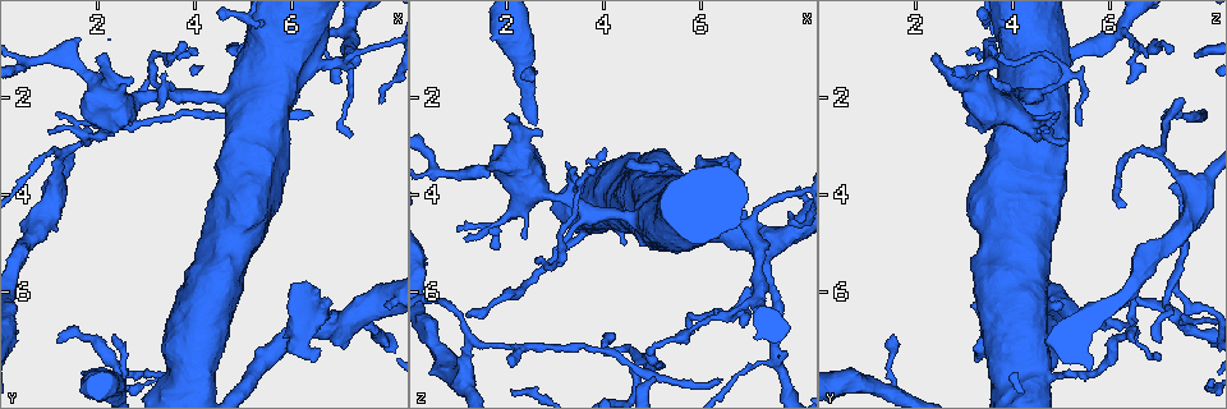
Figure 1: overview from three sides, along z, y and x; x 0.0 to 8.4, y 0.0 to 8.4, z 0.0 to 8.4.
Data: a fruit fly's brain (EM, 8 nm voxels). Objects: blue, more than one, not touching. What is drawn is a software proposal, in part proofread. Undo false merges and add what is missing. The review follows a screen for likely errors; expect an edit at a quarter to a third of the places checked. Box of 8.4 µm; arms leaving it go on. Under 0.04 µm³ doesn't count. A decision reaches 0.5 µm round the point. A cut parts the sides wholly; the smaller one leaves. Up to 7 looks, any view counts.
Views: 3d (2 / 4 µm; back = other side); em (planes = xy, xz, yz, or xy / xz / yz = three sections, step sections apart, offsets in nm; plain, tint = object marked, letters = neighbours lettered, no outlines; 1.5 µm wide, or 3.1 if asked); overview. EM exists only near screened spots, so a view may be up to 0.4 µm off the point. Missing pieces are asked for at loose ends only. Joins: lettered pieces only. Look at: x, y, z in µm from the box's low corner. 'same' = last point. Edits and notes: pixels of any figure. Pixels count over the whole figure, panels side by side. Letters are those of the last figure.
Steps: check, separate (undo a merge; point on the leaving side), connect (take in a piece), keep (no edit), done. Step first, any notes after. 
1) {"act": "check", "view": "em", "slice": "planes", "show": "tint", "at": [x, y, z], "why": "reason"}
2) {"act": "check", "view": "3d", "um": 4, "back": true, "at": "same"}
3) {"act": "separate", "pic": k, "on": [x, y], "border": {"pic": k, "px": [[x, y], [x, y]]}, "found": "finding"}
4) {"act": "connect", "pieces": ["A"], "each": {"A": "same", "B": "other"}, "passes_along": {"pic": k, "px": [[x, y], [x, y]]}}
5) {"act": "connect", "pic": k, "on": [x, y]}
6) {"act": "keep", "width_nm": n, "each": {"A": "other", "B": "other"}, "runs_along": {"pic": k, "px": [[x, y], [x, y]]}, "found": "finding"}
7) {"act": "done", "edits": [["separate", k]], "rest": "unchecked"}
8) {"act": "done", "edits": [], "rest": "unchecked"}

{"act": "check", "view": "em", "slice": "xy", "step": 4, "show": "letters", "at": [4.05, 1.05, 3.00], "why": "an open end"}

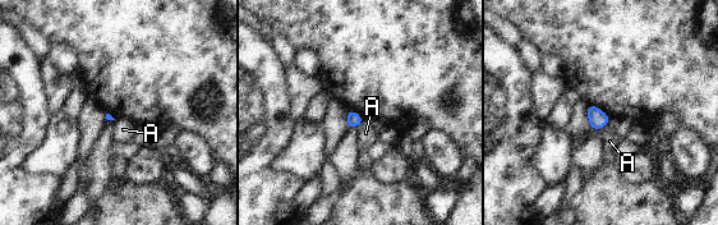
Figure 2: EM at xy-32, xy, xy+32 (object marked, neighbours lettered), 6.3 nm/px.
{"act": "check", "view": "em", "slice": "planes", "show": "letters", "at": "same"}

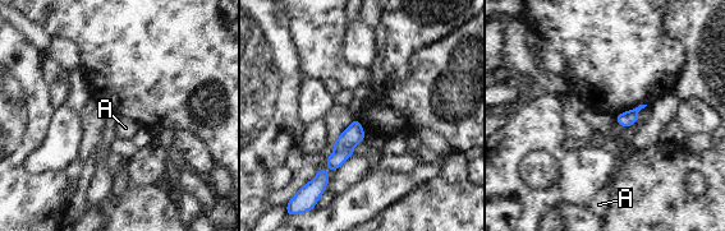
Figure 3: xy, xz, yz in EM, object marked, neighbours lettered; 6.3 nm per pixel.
{"act": "keep", "each": {"A": "other"}, "border": {"pic": 3, "px": [[616, 123], [629, 128]]}, "found": "none of them fits"}

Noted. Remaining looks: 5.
{"act": "check", "view": "3d", "um": 4, "at": [6.45, 2.40, 7.85], "why": "long arm stops here"}

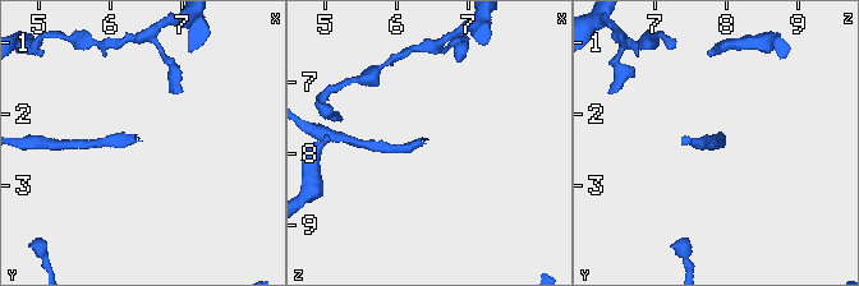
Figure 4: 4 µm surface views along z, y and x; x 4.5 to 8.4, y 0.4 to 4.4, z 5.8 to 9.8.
{"act": "check", "view": "em", "slice": "planes", "show": "tint", "at": [6.35, 2.35, 7.80], "why": "need the tissue"}

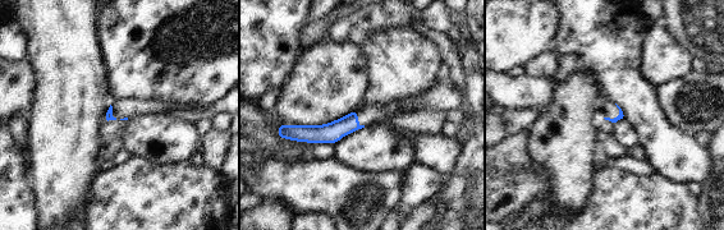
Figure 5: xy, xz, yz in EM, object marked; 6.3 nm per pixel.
{"act": "check", "view": "em", "slice": "planes", "show": "letters", "at": "same"}

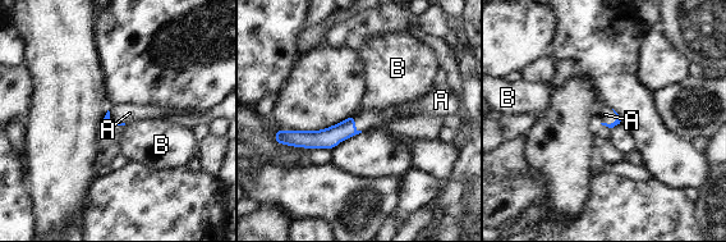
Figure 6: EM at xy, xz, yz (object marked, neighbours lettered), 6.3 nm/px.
{"act": "connect", "pic": 6, "on": [605, 114], "longest_contact_nm": ["A", 130], "each": {"A": "same", "B": "other"}, "passes_along": {"pic": 6, "px": [[617, 120], [614, 122], [605, 114]]}, "found": "it goes on there"}

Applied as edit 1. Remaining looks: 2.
{"act": "check", "view": "3d", "um": 4, "at": [7.55, 6.55, 7.45], "why": "three-way junction"}

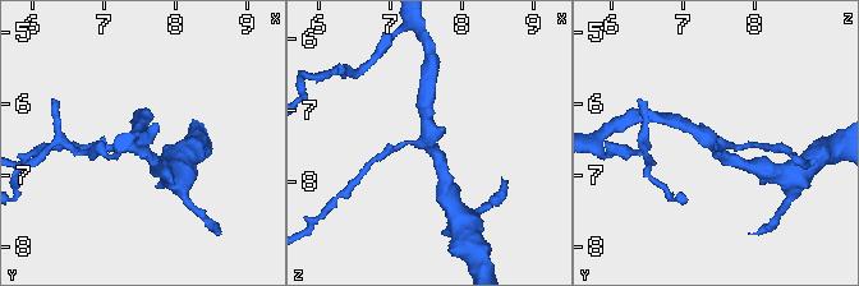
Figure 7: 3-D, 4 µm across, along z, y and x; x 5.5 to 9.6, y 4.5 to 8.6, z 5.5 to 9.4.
{"act": "check", "view": "em", "slice": "planes", "show": "letters", "at": [7.50, 6.60, 7.40], "why": "now the EM"}

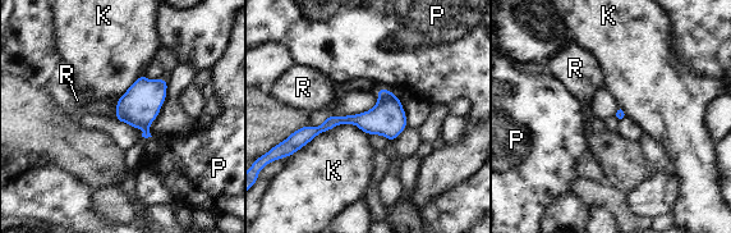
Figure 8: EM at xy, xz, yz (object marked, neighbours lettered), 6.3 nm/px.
{"act": "keep", "width_nm": 220, "each": {"K": "other", "P": "other", "R": "other"}, "border": {"pic": 8, "px": [[377, 87], [392, 91]]}, "found": "all the same neuron"}

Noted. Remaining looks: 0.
{"act": "done", "edits": [["connect", 6]], "rest": "unchecked"}

